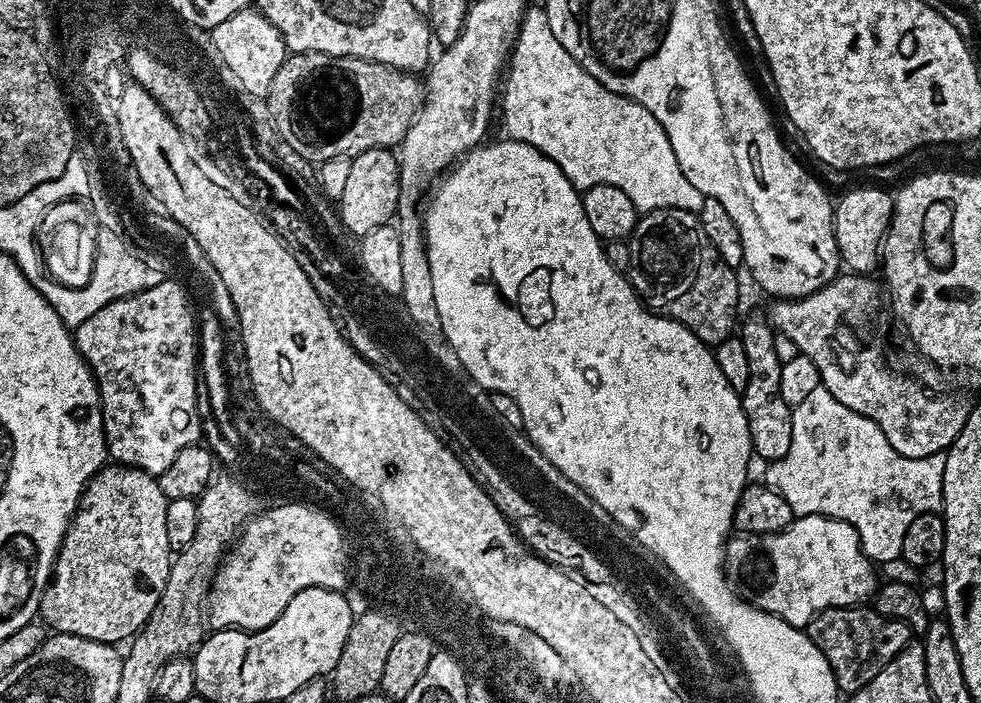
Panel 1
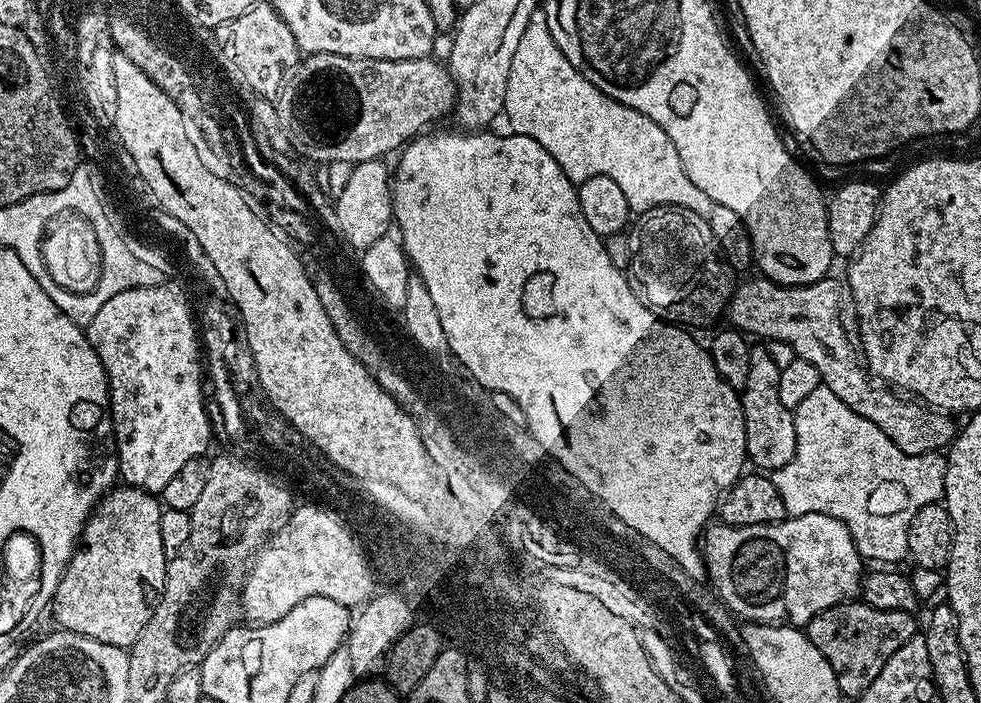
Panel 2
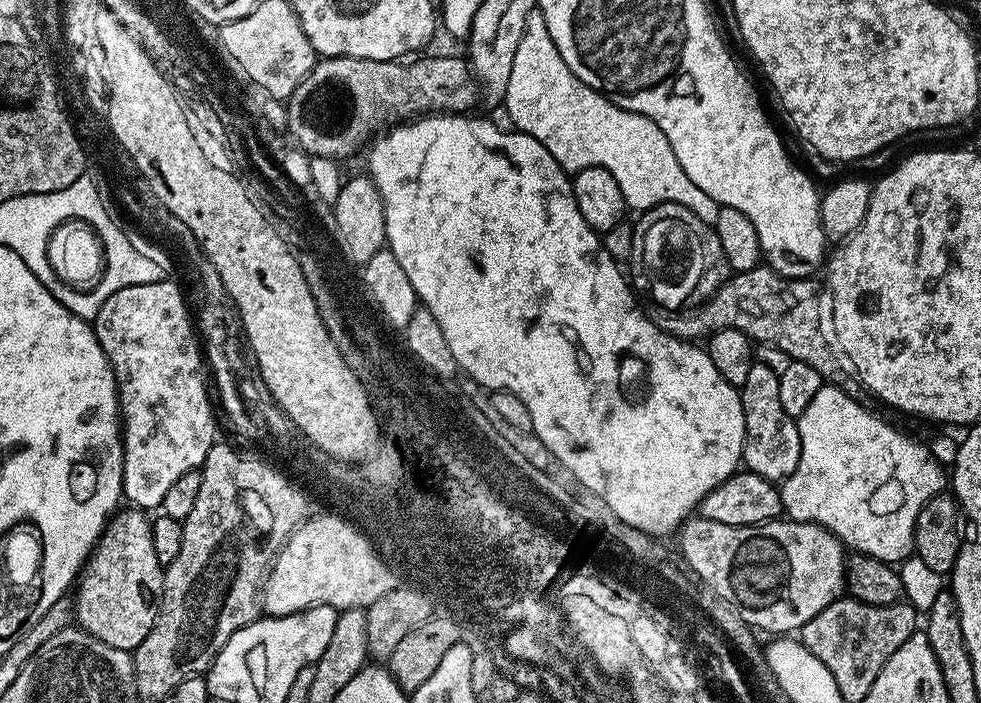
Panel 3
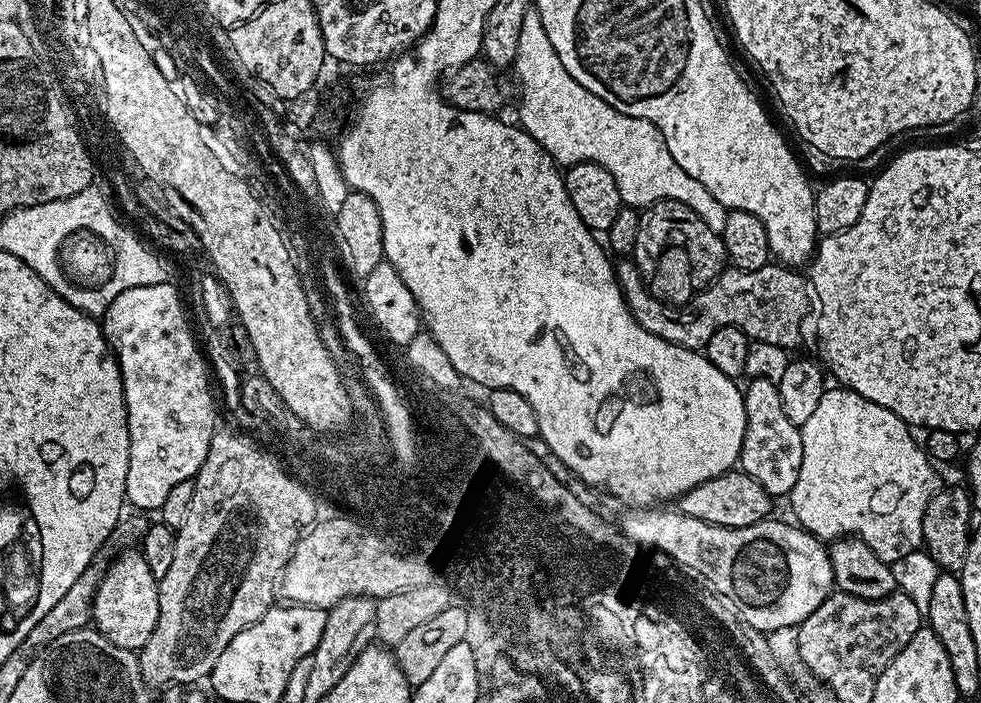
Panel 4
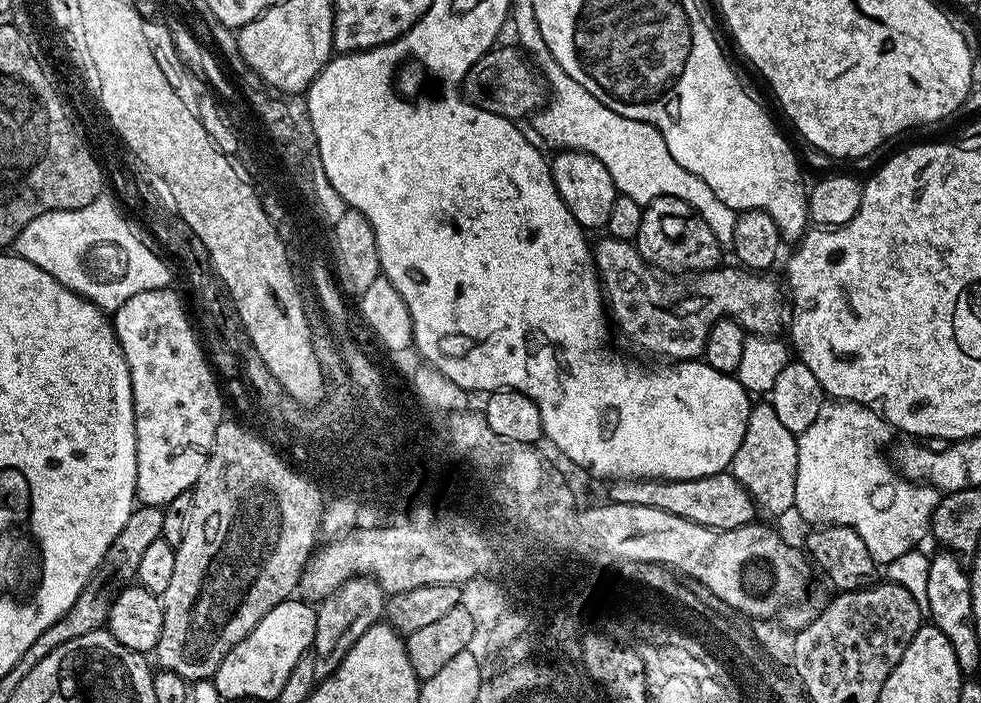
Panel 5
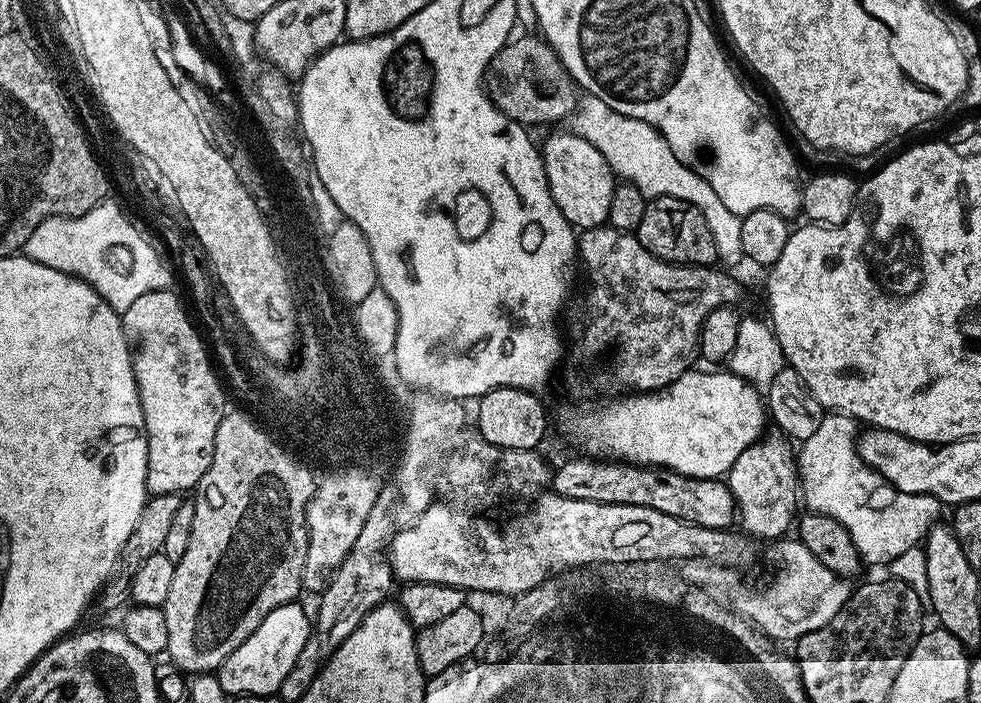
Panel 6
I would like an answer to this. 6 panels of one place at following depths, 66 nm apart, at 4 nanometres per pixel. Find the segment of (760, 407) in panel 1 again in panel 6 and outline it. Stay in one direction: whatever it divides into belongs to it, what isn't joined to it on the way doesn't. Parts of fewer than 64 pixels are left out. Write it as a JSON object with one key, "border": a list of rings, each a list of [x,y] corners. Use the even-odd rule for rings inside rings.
{"border":[[[765,434],[742,450],[726,474],[726,483],[734,494],[739,531],[757,541],[775,542],[781,539],[787,533],[784,531],[793,527],[797,515],[798,469],[794,448],[783,435],[775,435]]]}

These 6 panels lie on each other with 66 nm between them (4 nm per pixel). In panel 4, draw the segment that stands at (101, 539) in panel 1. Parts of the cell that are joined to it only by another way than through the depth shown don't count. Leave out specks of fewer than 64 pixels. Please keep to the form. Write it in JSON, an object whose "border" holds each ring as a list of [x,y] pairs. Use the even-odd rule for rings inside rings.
{"border":[[[125,550],[108,565],[102,582],[94,594],[91,623],[114,646],[139,650],[150,642],[154,626],[158,626],[158,594],[160,585],[150,574],[150,566],[139,550]]]}

